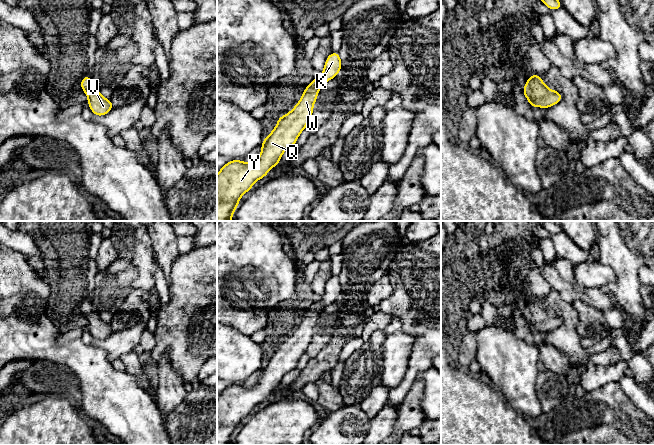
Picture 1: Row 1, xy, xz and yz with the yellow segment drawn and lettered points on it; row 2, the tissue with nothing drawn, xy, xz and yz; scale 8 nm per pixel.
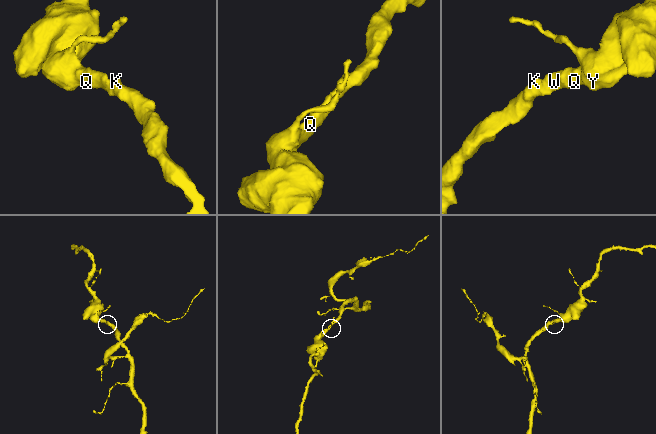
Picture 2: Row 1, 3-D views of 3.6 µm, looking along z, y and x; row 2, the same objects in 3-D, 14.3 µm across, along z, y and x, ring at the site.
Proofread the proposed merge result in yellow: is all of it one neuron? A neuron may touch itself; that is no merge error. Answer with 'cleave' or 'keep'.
keep

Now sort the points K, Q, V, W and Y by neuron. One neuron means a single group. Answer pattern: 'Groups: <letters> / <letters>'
Groups: K Q V W Y

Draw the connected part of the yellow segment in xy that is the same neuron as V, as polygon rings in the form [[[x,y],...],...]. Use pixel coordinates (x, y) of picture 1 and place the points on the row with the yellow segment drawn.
[[[90,74],[83,77],[80,82],[81,89],[87,94],[88,105],[93,115],[104,116],[112,110],[114,105],[110,99],[105,99],[100,92],[93,87]]]

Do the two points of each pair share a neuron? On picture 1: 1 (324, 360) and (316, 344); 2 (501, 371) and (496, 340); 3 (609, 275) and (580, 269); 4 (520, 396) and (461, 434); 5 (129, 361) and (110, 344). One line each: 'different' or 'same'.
1: different
2: same
3: same
4: different
5: different

